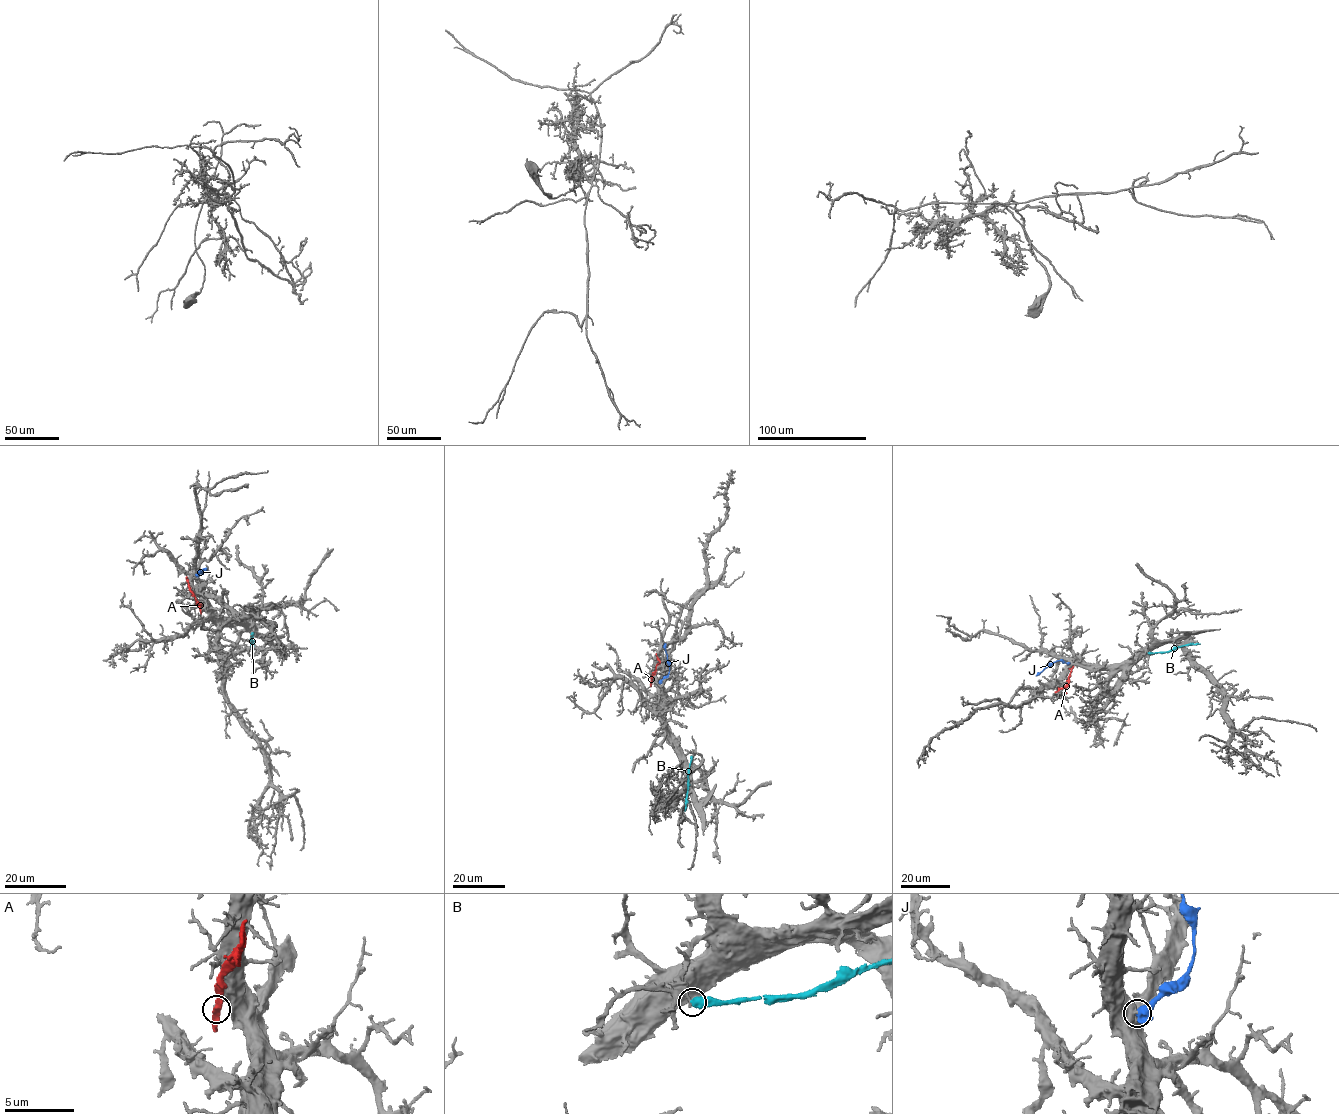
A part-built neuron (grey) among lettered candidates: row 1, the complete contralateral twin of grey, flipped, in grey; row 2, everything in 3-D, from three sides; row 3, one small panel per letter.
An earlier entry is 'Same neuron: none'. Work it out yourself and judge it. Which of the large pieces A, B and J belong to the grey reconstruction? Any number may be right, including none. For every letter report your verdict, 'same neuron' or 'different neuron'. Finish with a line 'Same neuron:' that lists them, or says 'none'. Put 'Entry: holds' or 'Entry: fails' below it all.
A: different neuron
B: different neuron
J: different neuron
Same neuron: none
Entry: holds

